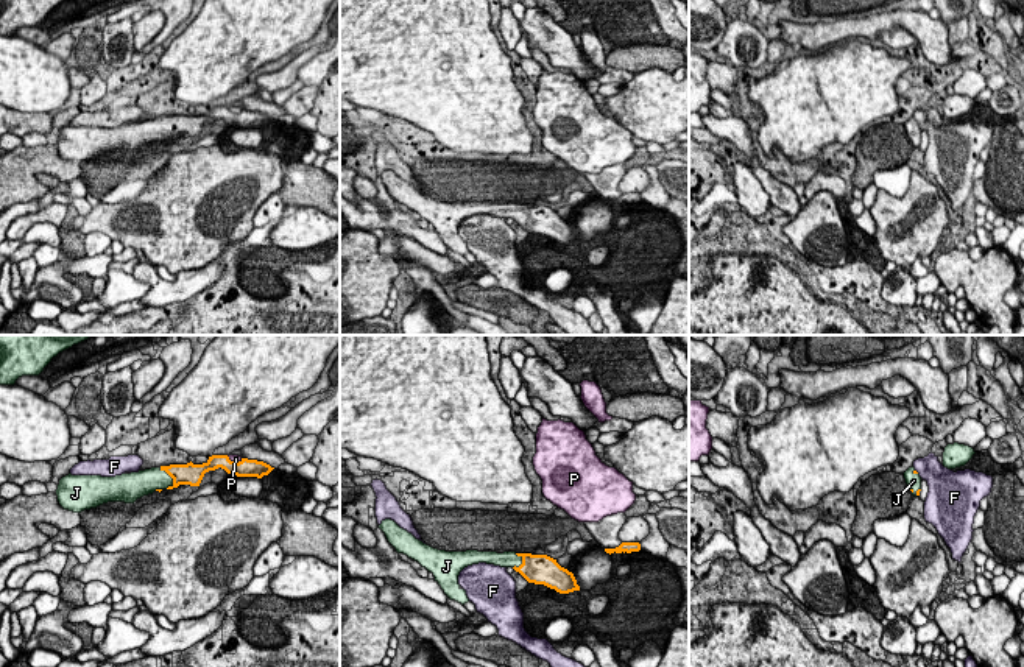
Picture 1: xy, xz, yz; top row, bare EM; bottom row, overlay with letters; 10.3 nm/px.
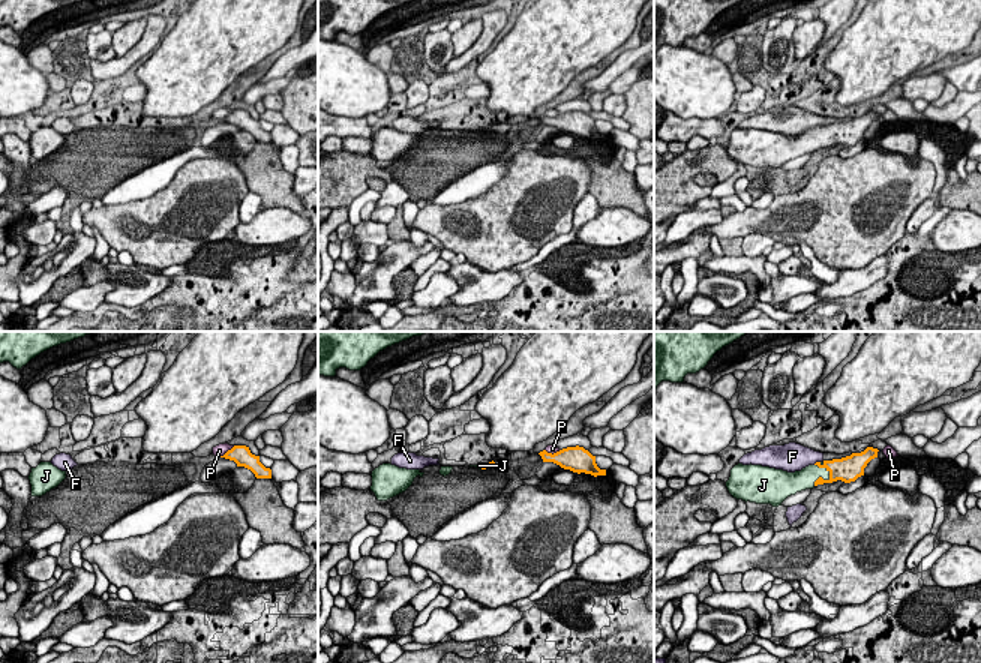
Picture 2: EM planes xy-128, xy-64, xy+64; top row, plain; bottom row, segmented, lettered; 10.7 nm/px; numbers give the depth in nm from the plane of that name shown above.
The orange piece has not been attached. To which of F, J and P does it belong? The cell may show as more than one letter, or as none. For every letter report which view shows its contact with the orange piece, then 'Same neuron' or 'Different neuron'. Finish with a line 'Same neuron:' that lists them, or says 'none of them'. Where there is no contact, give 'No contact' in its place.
F: No contact. Different neuron
J: Touches orange in xy. Same neuron
P: Touches orange in xy. Different neuron
Same neuron: J

